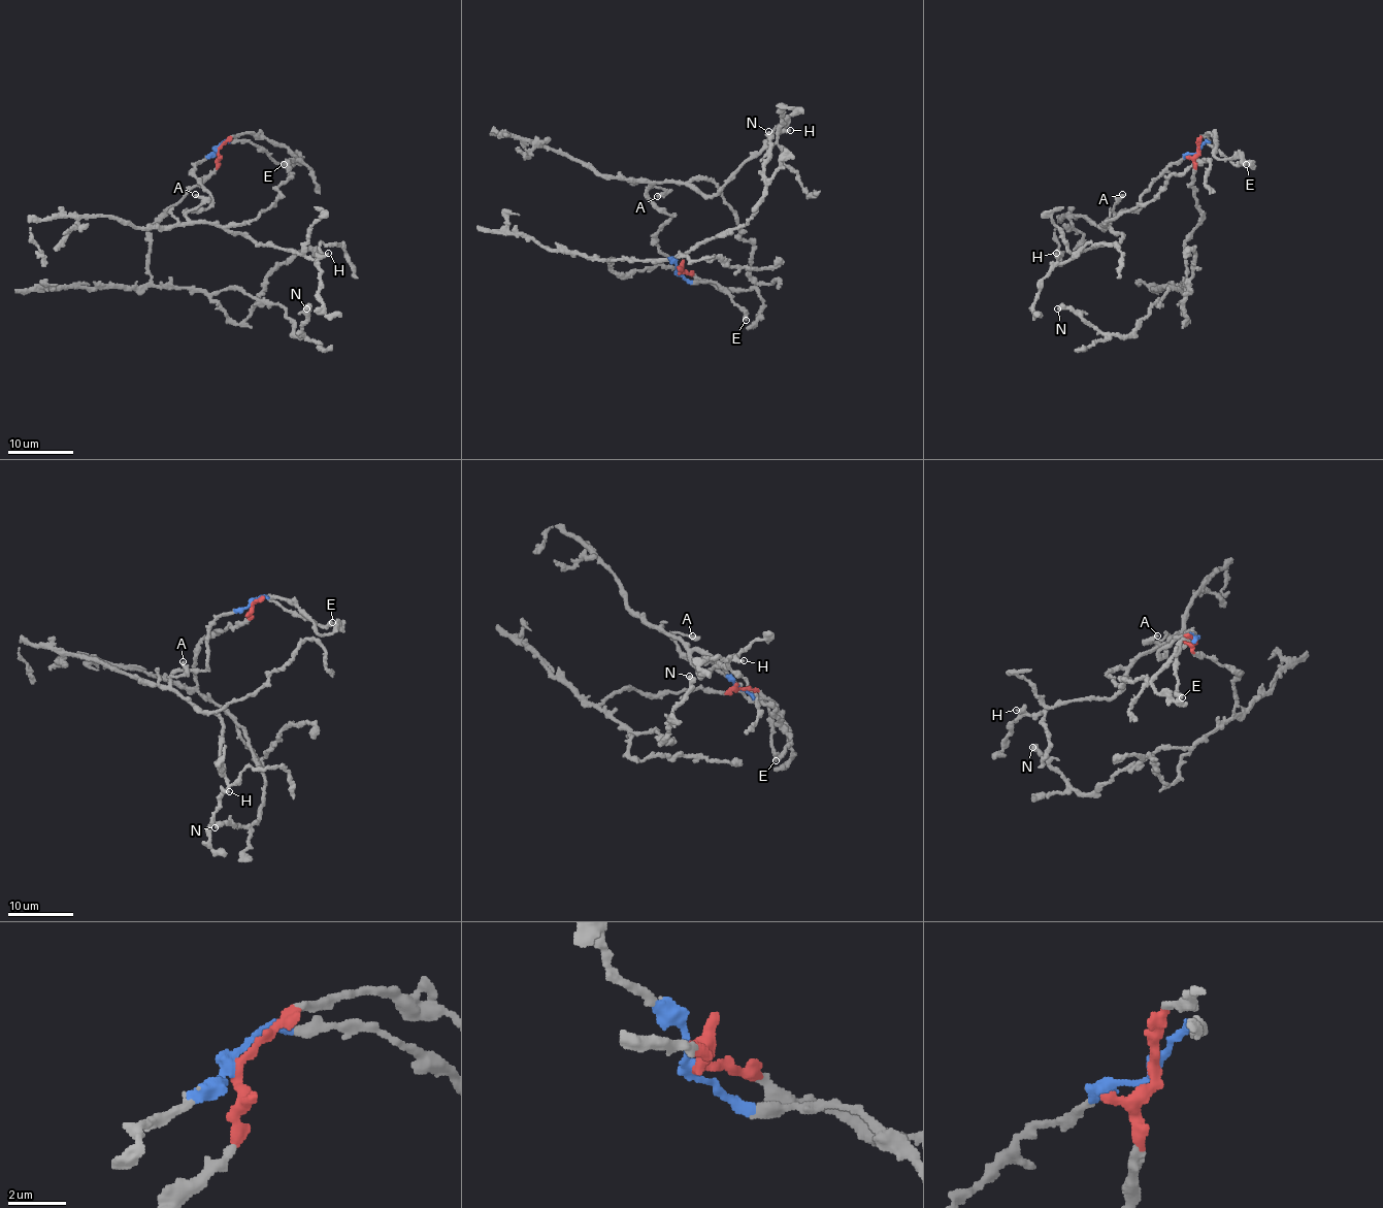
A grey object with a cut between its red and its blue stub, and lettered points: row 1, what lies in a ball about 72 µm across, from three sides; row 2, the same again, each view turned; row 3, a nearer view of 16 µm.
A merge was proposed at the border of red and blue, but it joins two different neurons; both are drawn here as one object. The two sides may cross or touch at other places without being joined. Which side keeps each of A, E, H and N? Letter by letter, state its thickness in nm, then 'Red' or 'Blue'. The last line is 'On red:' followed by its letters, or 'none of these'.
A: Thickness 280 nm. Blue
E: Thickness 480 nm. Blue
H: Thickness 200 nm. Blue
N: Thickness 550 nm. Red
On red: N

